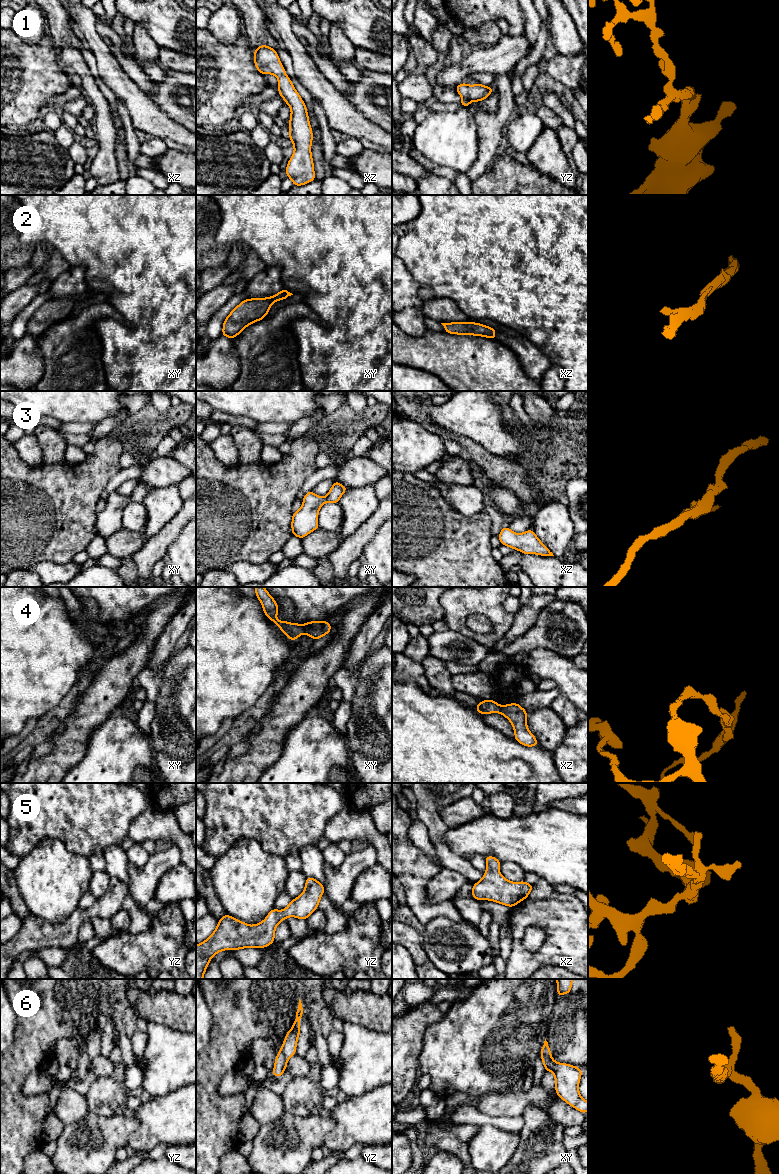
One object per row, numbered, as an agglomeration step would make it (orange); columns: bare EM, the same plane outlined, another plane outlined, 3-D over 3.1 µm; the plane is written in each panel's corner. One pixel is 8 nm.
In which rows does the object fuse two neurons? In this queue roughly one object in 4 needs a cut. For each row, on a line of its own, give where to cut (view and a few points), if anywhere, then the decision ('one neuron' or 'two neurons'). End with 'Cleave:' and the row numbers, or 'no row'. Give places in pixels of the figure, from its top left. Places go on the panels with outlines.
1: no cut | one neuron
2: no cut | one neuron
3: no cut | one neuron
4: xy (301, 625), (305, 632) | two neurons
5: no cut | one neuron
6: no cut | one neuron
Cleave: 4

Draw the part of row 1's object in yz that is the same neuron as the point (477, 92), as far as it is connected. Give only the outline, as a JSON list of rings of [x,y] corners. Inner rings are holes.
[[[465,82],[456,86],[457,93],[462,97],[460,104],[468,107],[472,101],[480,102],[491,95],[494,87],[486,87],[480,83],[468,85]]]

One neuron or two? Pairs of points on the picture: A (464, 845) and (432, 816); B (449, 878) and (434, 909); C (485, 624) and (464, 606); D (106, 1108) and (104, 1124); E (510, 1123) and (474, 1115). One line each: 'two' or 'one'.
A: two
B: two
C: two
D: two
E: one

